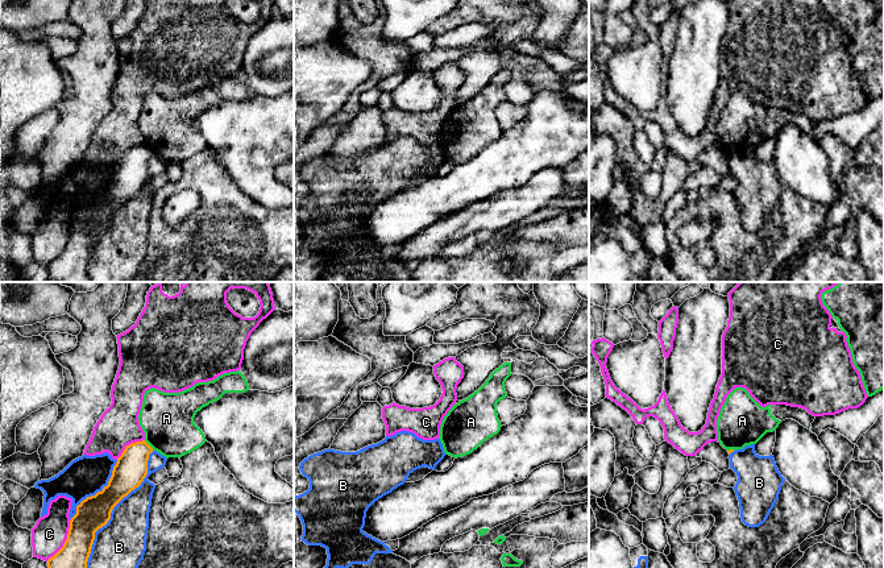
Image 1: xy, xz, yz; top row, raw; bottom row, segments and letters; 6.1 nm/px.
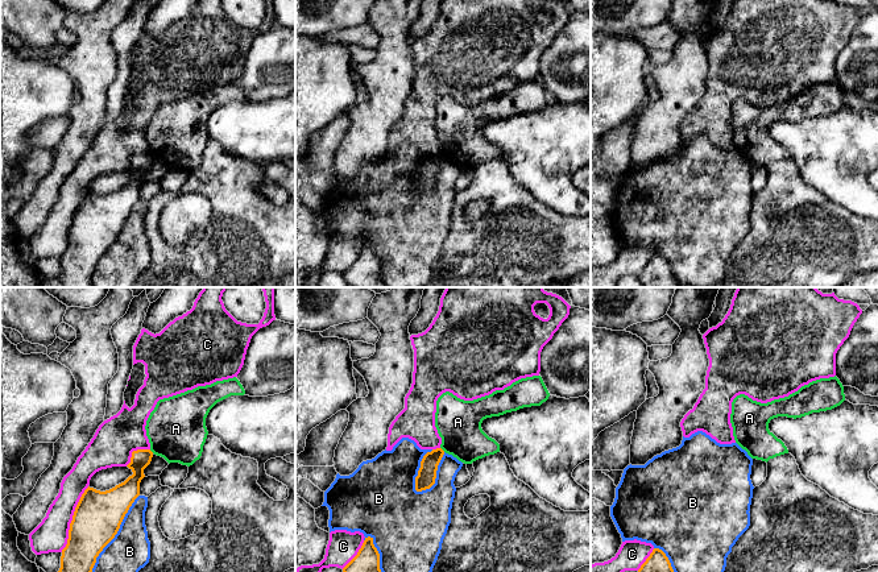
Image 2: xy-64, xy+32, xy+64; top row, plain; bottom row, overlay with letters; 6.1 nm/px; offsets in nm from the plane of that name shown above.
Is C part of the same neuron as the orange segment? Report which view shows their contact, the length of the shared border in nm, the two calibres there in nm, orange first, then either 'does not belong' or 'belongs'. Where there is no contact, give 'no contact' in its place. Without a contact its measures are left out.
xy | 300 nm | 220/200 nm | does not belong

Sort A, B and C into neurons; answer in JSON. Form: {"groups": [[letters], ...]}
{"groups": [["A"], ["B"], ["C"]]}

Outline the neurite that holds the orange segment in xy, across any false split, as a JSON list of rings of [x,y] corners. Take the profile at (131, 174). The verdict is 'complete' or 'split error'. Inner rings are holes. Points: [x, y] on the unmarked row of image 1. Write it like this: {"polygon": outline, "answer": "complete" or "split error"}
{"polygon": [[[145,146],[125,152],[113,171],[108,190],[76,211],[63,252],[47,265],[49,277],[57,282],[91,282],[87,266],[95,237],[111,224],[113,212],[138,192],[148,179],[153,153]]], "answer": "complete"}

